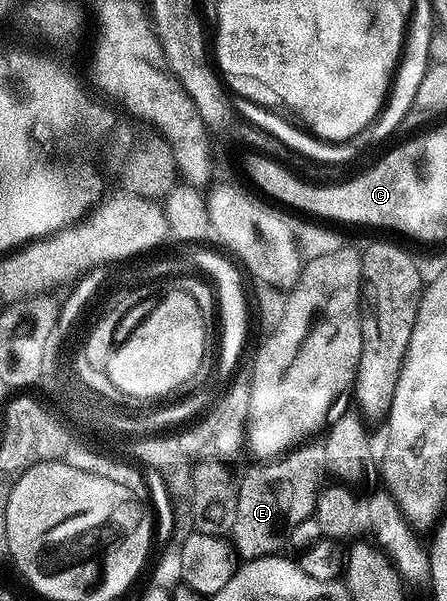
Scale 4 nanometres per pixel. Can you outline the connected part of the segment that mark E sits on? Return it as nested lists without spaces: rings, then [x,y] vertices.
[[[303,445],[276,461],[253,465],[237,484],[237,512],[231,542],[242,560],[275,555],[303,521],[314,518],[317,498],[331,475],[324,446]]]

